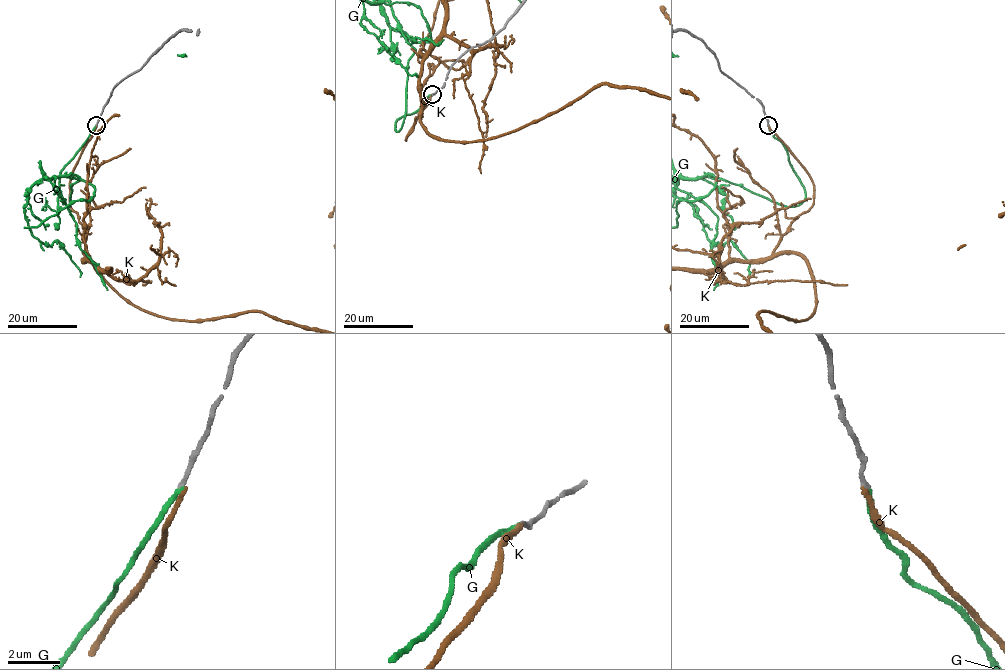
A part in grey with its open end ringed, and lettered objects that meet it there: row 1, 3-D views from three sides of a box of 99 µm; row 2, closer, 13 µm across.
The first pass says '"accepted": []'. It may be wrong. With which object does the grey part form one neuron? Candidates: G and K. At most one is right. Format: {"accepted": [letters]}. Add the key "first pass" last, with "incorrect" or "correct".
{"accepted": ["G"], "first pass": "incorrect"}

